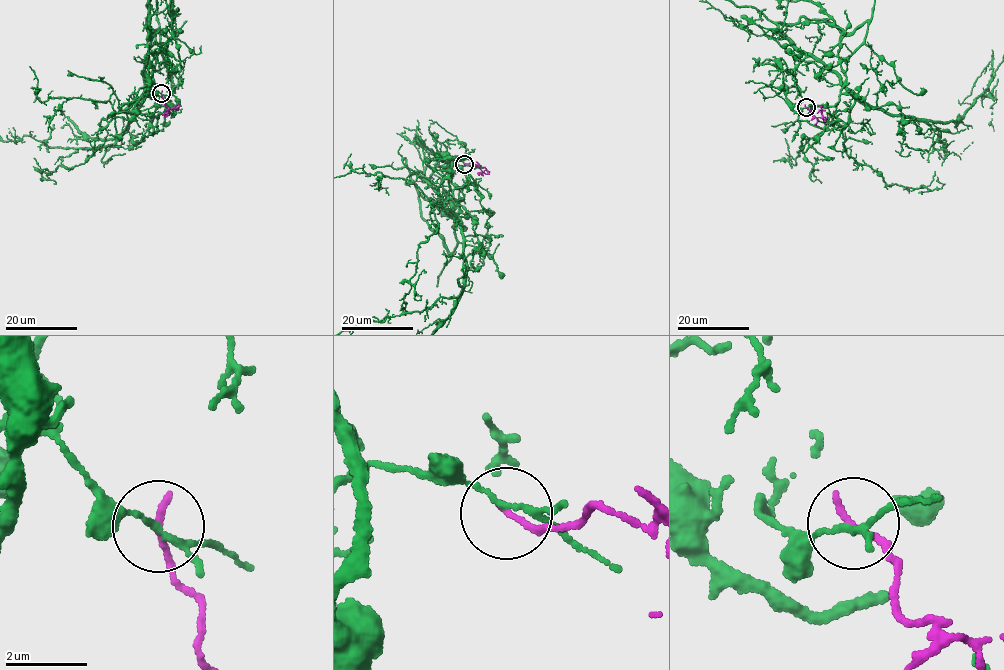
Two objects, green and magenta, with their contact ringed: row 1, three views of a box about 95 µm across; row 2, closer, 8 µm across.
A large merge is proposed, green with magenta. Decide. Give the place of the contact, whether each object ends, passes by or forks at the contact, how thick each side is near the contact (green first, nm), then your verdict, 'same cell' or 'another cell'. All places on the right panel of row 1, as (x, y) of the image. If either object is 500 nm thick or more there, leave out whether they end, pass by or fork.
(806, 107) | green forks | magenta ends | 100/170 nm | another cell

